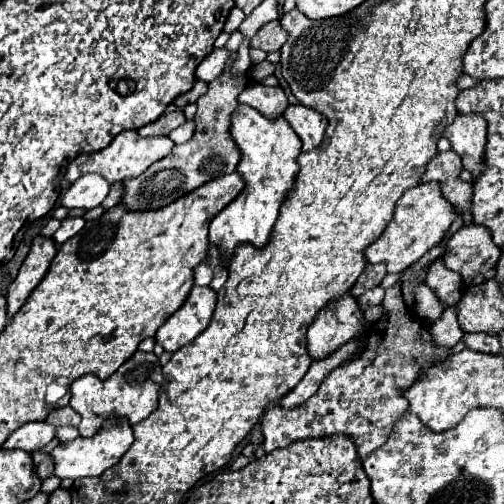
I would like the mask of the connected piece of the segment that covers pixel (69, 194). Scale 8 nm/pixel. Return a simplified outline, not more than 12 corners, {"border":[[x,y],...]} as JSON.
{"border":[[86,175],[70,185],[60,205],[98,207],[110,191],[108,181]]}

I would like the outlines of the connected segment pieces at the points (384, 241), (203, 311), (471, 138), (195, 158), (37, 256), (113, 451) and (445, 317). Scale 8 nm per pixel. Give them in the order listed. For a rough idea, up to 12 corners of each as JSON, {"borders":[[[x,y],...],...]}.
{"borders":[[[436,181],[418,183],[364,249],[402,273],[440,243],[456,211]],[[194,285],[156,331],[178,351],[208,327],[216,293]],[[456,115],[446,137],[474,177],[484,169],[486,119]],[[250,71],[222,75],[196,101],[196,129],[140,177],[124,181],[130,211],[164,207],[236,171],[230,137]],[[38,235],[6,293],[6,317],[44,279],[56,245]],[[126,421],[52,449],[54,475],[98,477],[132,445]],[[456,305],[444,309],[432,325],[434,343],[454,347],[464,337]]]}

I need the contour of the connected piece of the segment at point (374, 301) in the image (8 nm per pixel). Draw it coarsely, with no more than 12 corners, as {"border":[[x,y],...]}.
{"border":[[378,285],[358,297],[362,311],[380,305],[384,289]]}

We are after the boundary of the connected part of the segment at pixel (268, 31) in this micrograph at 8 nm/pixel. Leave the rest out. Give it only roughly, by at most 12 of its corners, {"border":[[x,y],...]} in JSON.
{"border":[[270,21],[250,45],[270,53],[280,51],[288,33],[280,21]]}

